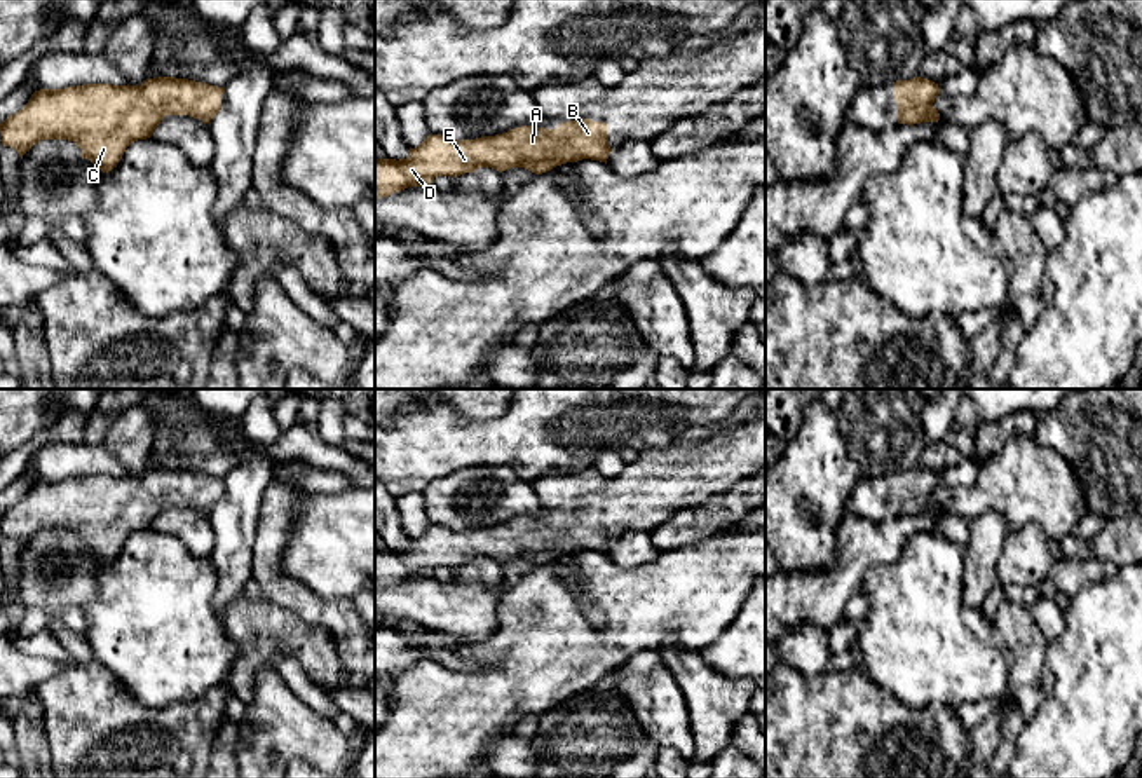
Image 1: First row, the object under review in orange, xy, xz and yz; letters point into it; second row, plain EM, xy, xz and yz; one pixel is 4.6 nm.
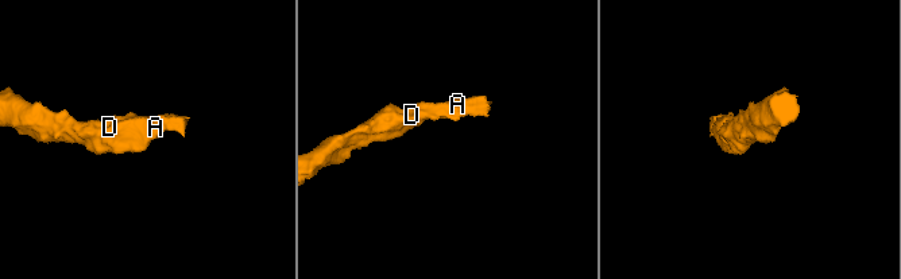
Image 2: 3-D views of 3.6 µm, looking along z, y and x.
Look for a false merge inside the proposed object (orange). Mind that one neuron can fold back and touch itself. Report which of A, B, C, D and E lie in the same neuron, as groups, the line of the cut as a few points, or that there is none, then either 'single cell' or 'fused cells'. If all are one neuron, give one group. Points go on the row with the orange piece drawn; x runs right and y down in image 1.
groups A B C D E; cut none; single cell

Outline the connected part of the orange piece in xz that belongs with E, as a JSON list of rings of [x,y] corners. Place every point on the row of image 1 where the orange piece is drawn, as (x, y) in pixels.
[[[591,119],[561,122],[554,129],[521,126],[495,136],[452,140],[429,134],[406,159],[375,157],[375,201],[438,176],[460,176],[478,167],[499,173],[525,167],[535,174],[582,159],[607,164],[607,124]]]

